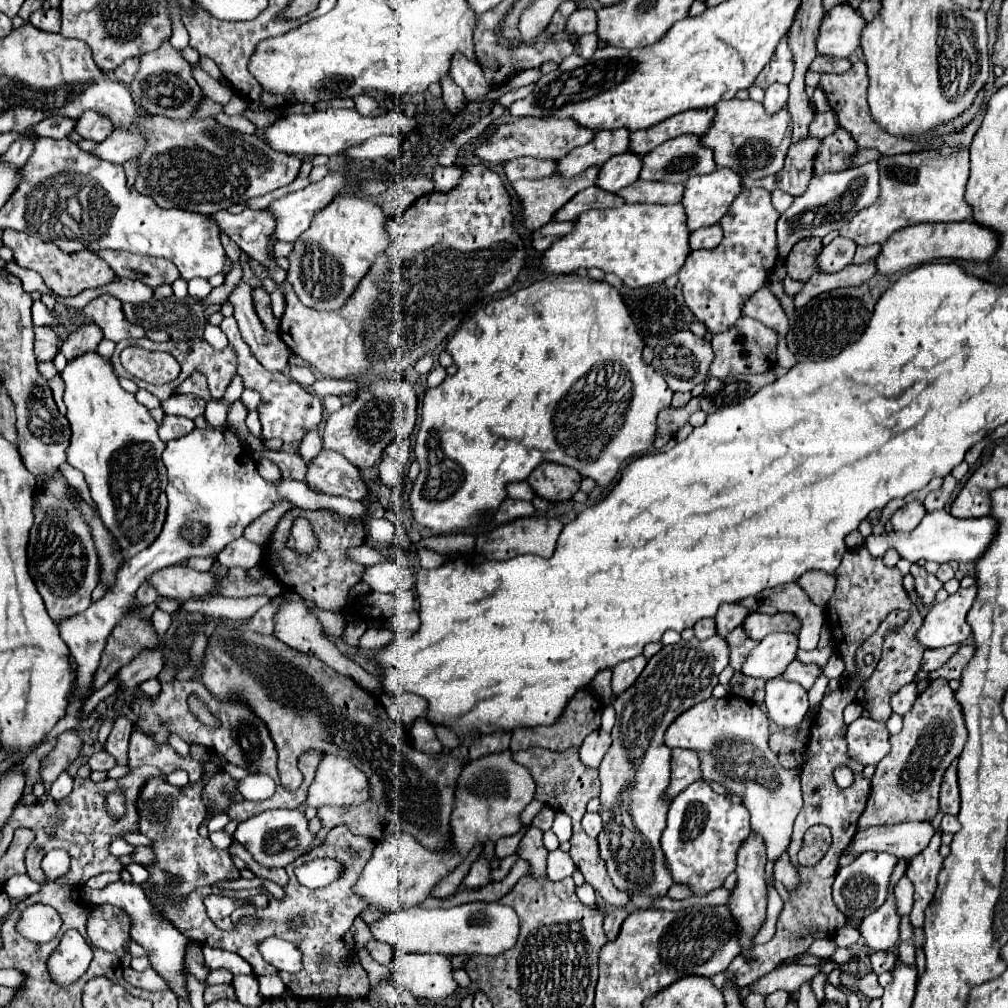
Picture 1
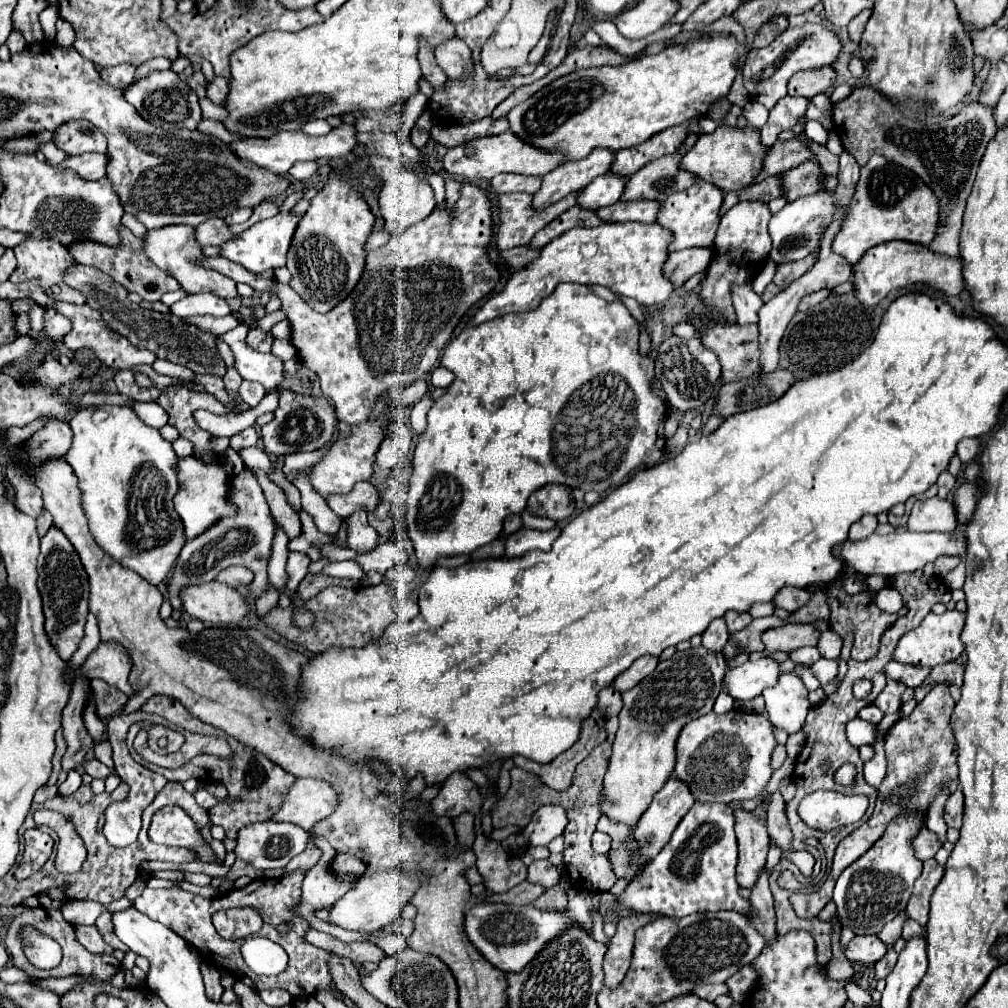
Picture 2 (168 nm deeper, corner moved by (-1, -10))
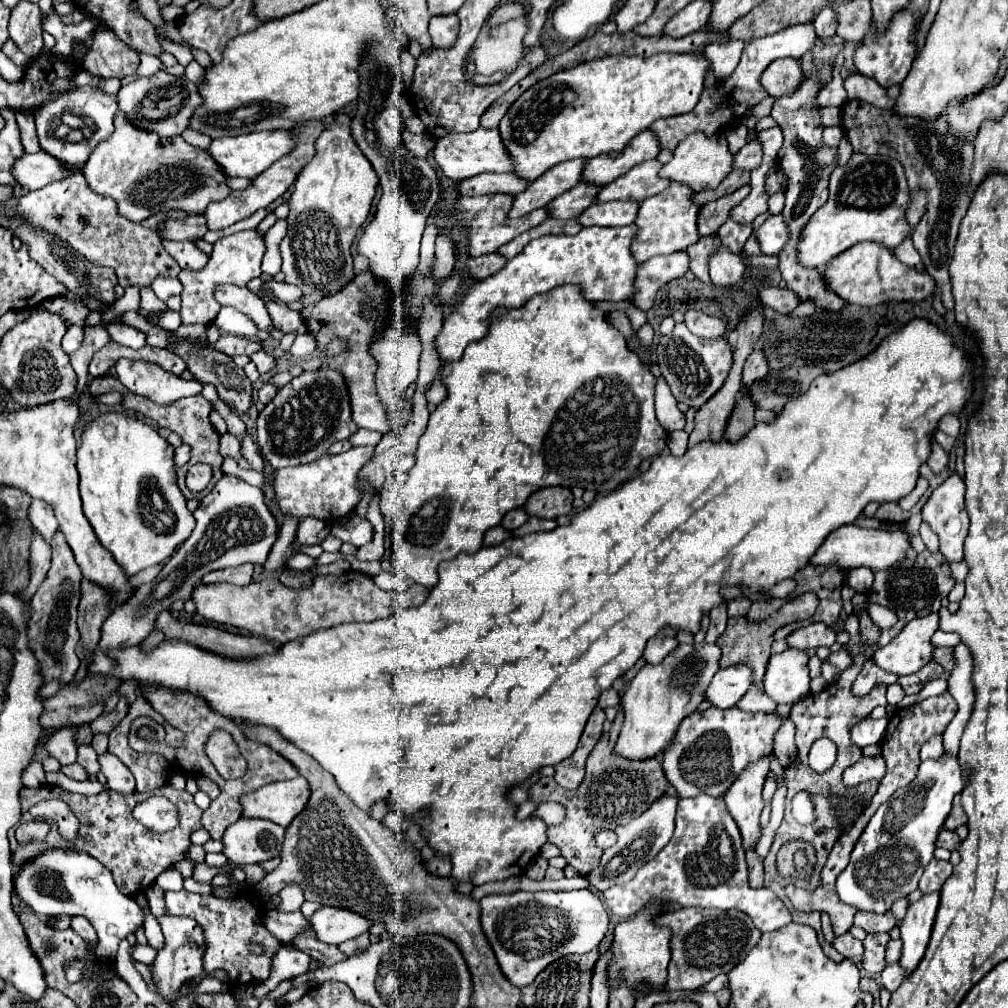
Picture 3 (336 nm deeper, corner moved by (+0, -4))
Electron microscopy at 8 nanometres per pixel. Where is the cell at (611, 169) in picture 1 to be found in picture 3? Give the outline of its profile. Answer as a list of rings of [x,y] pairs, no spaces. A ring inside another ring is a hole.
[[[581,181],[577,187],[569,189],[567,193],[563,193],[557,199],[551,201],[551,205],[549,205],[551,207],[551,217],[557,217],[557,219],[579,217],[589,205],[595,203],[597,191],[599,191],[597,185]]]

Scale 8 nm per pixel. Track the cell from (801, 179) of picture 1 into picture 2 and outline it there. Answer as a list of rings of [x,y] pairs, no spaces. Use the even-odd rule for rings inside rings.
[[[778,175],[768,177],[768,179],[764,179],[764,181],[758,183],[758,185],[750,185],[750,187],[746,187],[746,189],[728,193],[728,195],[724,197],[722,207],[720,207],[720,217],[722,217],[734,203],[738,203],[738,201],[764,201],[764,203],[768,203],[770,199],[780,197],[780,195],[782,195],[782,193],[780,193],[780,181],[776,181],[776,177],[778,177]]]

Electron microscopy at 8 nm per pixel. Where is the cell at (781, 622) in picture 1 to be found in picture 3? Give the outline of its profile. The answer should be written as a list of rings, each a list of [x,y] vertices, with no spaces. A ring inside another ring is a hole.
[[[811,623],[807,627],[793,631],[787,637],[787,643],[789,643],[789,647],[803,649],[803,651],[805,649],[817,649],[821,645],[831,647],[835,643],[835,631],[833,631],[833,627],[829,627],[825,623]]]

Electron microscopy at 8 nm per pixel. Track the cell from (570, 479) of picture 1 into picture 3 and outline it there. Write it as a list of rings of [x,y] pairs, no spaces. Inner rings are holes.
[[[543,487],[527,499],[525,509],[531,517],[557,519],[571,513],[571,503],[573,495],[567,487]]]

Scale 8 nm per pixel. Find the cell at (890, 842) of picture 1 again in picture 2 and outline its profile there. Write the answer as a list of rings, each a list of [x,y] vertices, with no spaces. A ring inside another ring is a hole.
[[[924,829],[924,833],[920,833],[920,837],[916,837],[916,857],[920,857],[922,861],[932,859],[940,847],[942,847],[942,843],[938,841],[936,833],[932,833],[928,829]]]

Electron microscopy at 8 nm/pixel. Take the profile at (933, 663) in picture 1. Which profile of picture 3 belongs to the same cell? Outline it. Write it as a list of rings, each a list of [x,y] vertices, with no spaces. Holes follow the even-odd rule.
[[[867,661],[855,679],[855,697],[867,695],[879,683],[889,685],[889,683],[895,683],[897,679],[899,679],[899,675],[891,675],[889,671],[881,671],[881,667],[875,667],[875,661]]]

